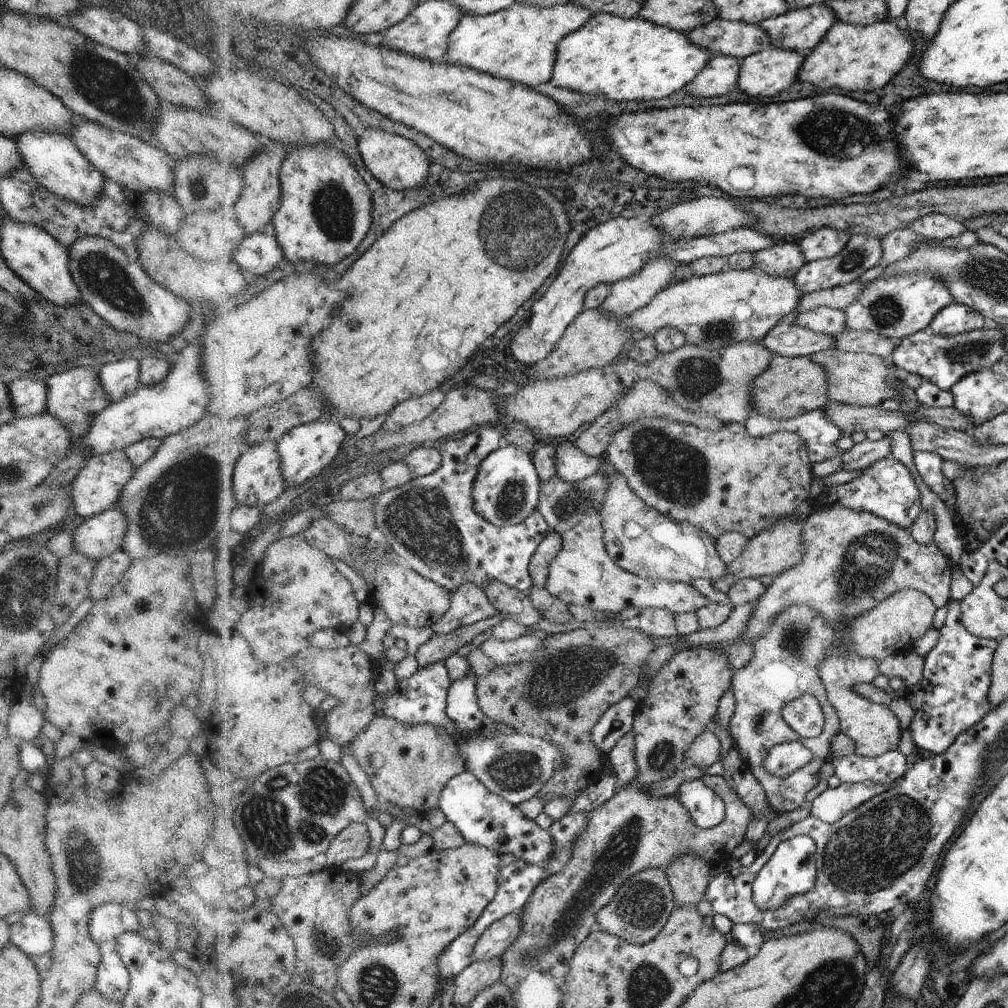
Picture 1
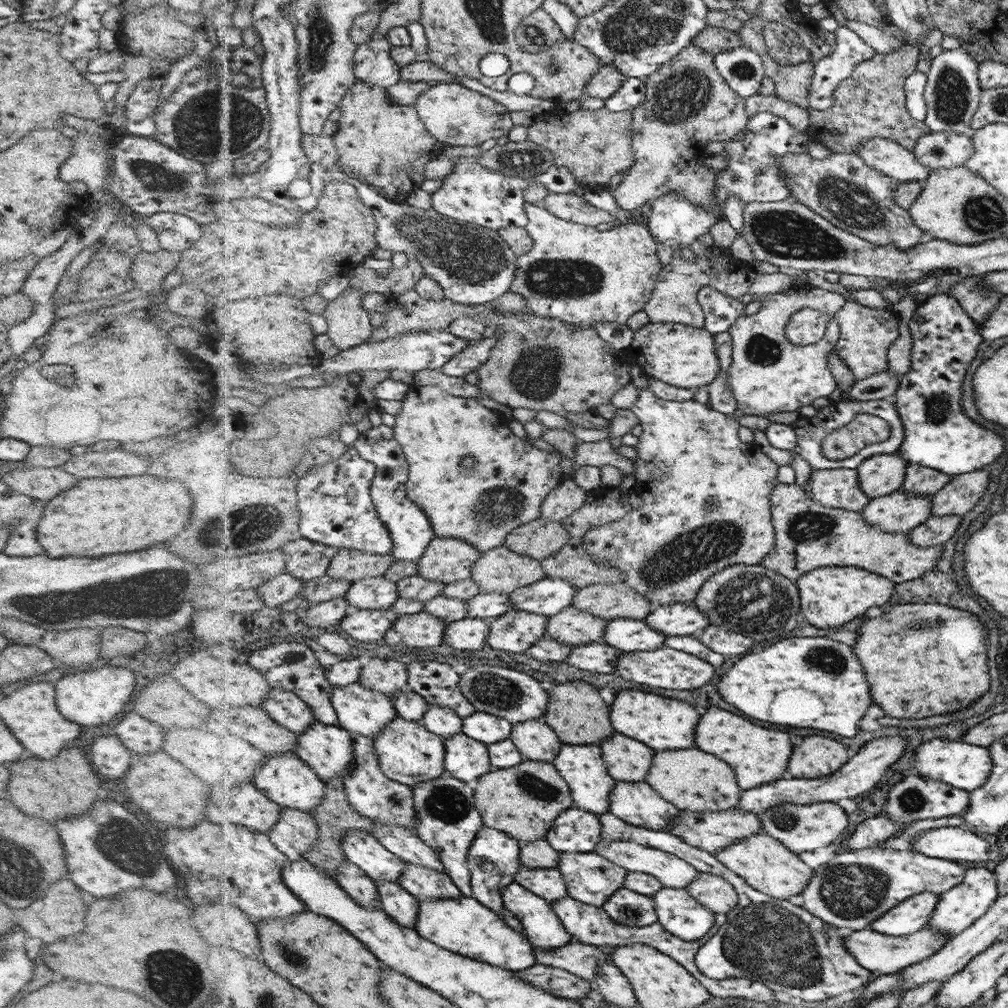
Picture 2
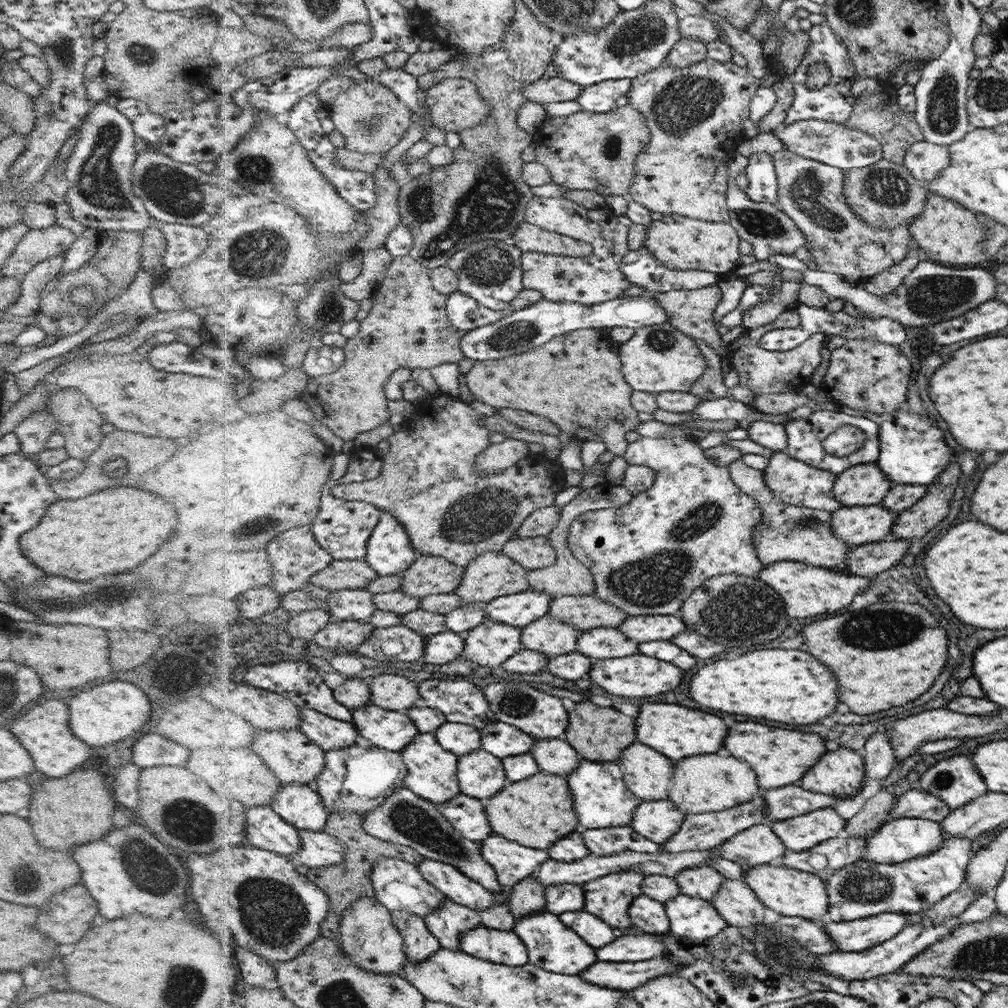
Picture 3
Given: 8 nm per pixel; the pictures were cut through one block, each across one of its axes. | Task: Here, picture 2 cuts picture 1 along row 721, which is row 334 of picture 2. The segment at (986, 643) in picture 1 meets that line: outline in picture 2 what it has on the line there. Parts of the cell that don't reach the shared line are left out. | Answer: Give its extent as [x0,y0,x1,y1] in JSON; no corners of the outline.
[893,294,1004,475]

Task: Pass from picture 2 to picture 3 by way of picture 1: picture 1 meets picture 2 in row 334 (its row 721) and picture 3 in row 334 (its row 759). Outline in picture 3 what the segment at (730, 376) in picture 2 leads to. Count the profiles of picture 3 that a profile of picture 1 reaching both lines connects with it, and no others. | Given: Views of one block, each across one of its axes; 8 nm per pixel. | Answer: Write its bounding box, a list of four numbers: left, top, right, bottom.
[727,310,826,396]

